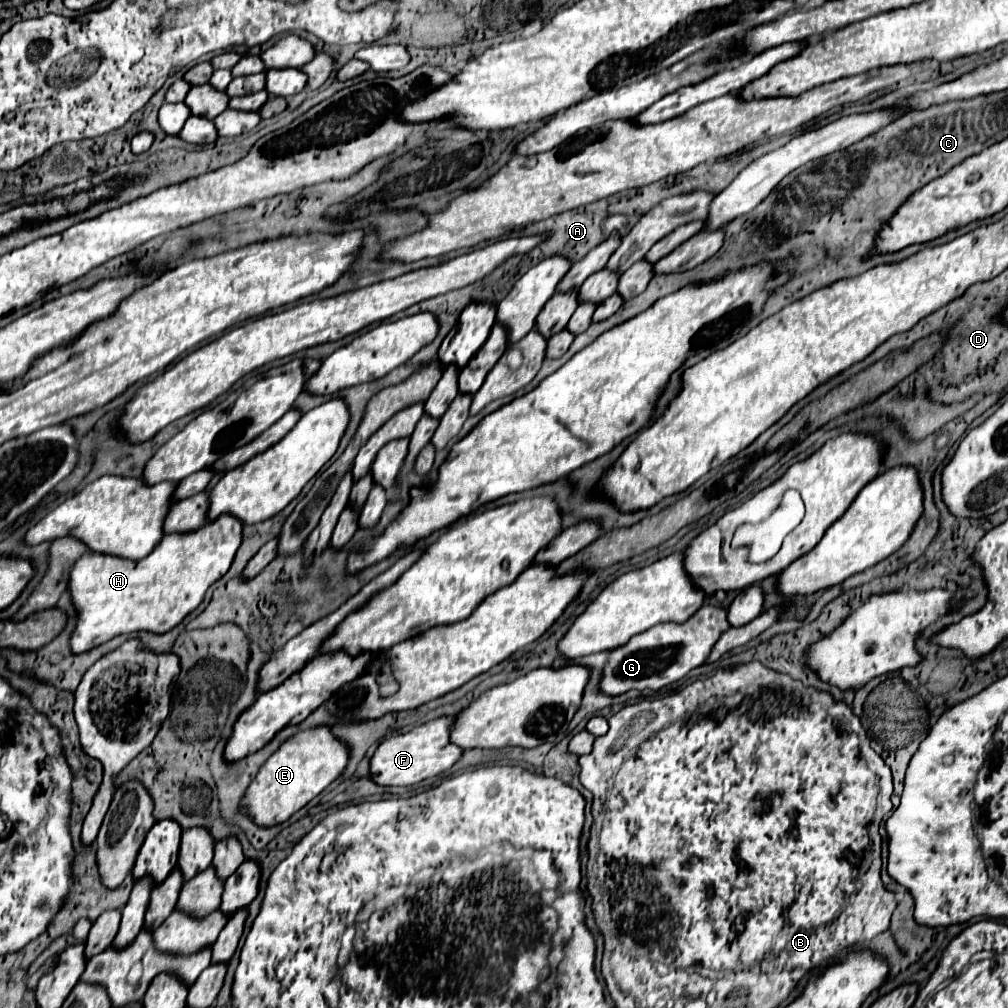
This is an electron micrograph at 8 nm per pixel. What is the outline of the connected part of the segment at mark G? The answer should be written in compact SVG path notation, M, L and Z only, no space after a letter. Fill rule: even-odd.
M702 605L694 617L684 623L662 623L646 633L634 635L626 645L612 651L604 669L600 689L606 695L620 695L630 689L660 689L682 679L690 669L706 663L714 643L732 625L728 623L728 611L714 605Z

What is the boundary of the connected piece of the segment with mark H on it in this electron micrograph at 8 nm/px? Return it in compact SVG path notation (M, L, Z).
M224 513L196 531L166 535L148 557L136 563L132 559L102 553L82 555L70 573L68 583L72 601L78 609L78 625L70 645L74 651L82 653L122 633L134 633L142 629L166 633L174 629L202 603L208 587L230 569L240 543L242 521Z

